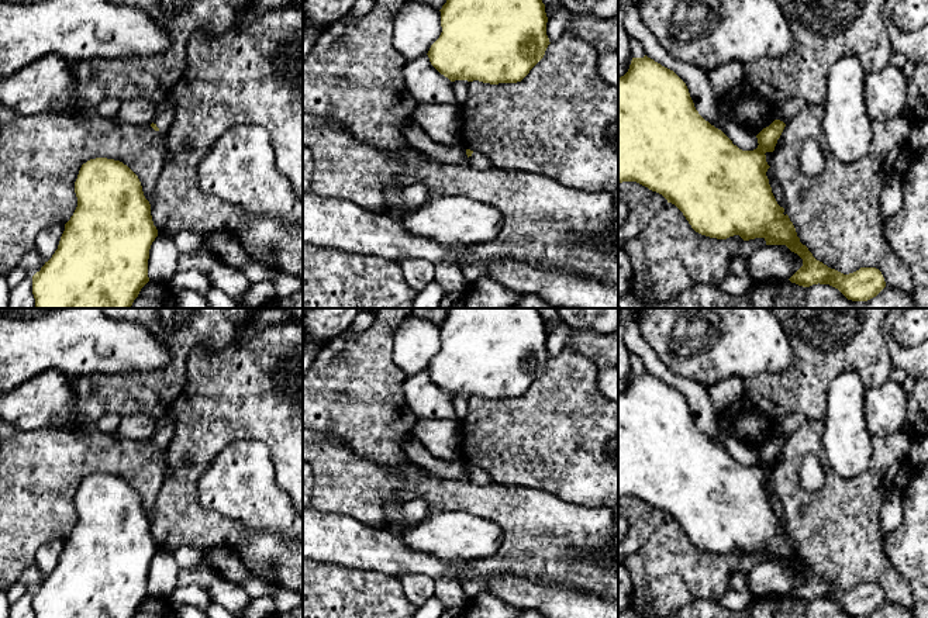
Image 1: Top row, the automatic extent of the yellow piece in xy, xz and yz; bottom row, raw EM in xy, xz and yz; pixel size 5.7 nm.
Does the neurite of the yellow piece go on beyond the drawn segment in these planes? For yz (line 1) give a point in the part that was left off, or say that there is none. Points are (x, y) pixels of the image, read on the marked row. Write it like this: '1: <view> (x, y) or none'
1: none

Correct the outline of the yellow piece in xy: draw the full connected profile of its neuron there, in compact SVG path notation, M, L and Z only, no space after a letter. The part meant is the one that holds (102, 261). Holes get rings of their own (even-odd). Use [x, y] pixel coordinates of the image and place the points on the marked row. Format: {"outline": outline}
{"outline": "M96 158L82 165L75 182L77 207L65 224L58 249L32 276L37 308L131 308L141 289L149 282L149 249L158 229L151 215L138 176L123 162Z"}

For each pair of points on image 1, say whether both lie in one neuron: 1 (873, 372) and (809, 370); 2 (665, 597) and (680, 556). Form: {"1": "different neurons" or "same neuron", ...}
{"1": "same neuron", "2": "same neuron"}

